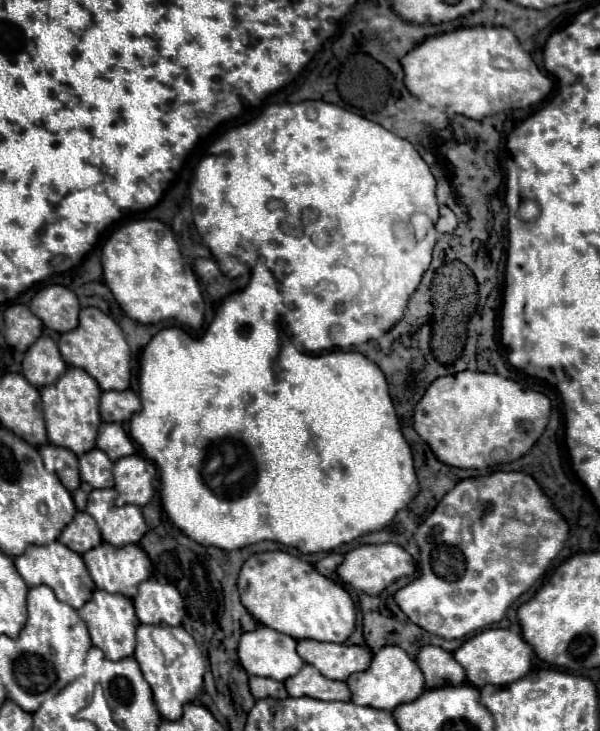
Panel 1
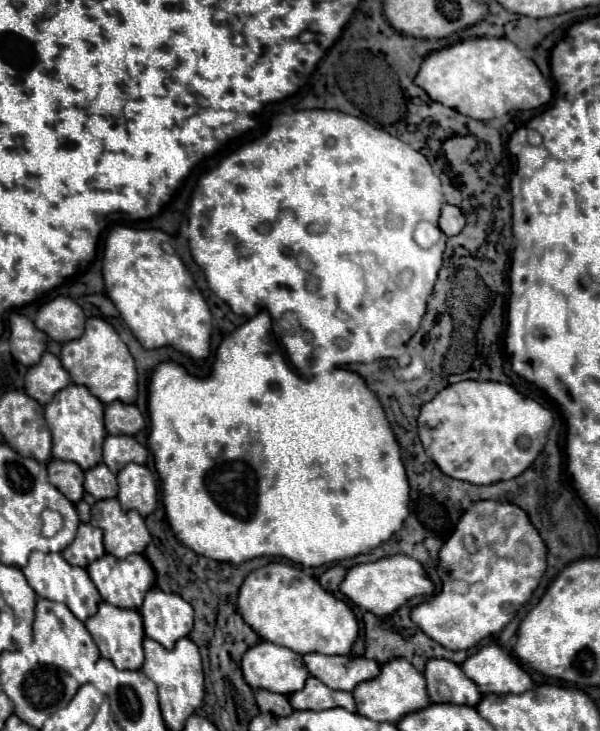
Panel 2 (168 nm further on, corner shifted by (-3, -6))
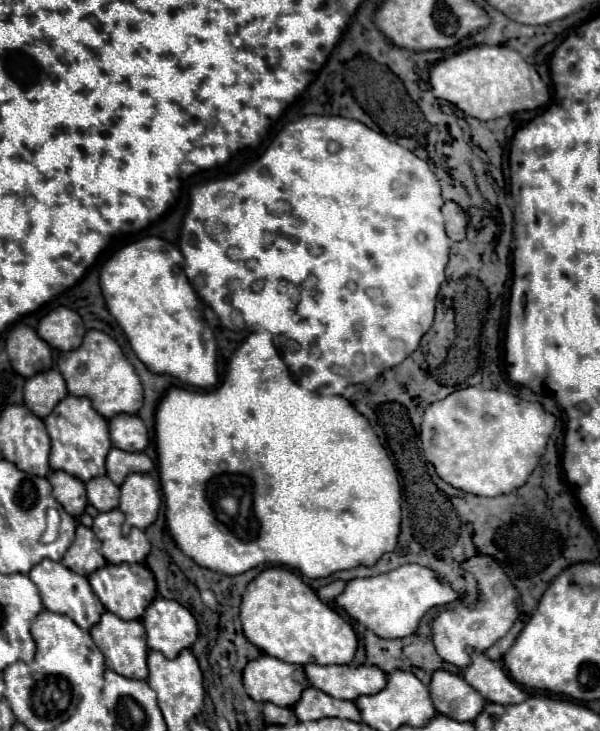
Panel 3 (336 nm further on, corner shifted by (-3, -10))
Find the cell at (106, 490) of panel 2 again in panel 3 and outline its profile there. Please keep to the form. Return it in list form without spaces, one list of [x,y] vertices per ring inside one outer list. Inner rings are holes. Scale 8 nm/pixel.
[[[98,476],[98,478],[88,480],[86,490],[88,490],[88,502],[98,512],[108,512],[108,510],[118,508],[120,488],[108,476]]]

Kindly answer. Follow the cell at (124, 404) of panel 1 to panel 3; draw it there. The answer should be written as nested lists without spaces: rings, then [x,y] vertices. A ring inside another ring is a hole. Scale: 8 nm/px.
[[[120,414],[108,420],[110,426],[110,440],[120,450],[136,452],[144,450],[148,446],[148,430],[144,422],[138,416],[132,414]]]

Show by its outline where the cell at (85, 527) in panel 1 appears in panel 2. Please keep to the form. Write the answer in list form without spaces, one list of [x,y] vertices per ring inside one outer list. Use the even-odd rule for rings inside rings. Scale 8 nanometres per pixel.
[[[80,524],[74,542],[62,552],[64,560],[72,566],[86,568],[90,562],[104,556],[104,544],[102,544],[102,532],[100,528],[94,528],[90,524]]]

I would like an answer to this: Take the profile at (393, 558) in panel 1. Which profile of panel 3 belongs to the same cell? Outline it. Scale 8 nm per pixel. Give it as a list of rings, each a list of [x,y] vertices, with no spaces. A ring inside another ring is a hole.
[[[402,564],[388,574],[350,580],[344,592],[336,596],[336,604],[380,638],[404,638],[416,630],[426,610],[454,602],[456,598],[460,596],[446,582],[438,582],[430,568],[420,564]]]

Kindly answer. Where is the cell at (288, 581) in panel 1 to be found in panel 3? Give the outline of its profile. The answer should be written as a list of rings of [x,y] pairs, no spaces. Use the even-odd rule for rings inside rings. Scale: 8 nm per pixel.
[[[266,568],[246,586],[240,620],[244,634],[260,652],[292,664],[350,664],[358,644],[352,626],[286,568]]]

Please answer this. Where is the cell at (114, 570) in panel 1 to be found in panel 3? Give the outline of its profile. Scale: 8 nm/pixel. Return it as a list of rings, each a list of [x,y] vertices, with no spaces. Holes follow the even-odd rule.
[[[106,564],[88,576],[94,594],[100,598],[104,608],[122,620],[138,620],[142,618],[144,610],[156,596],[156,582],[148,566],[144,564]]]

